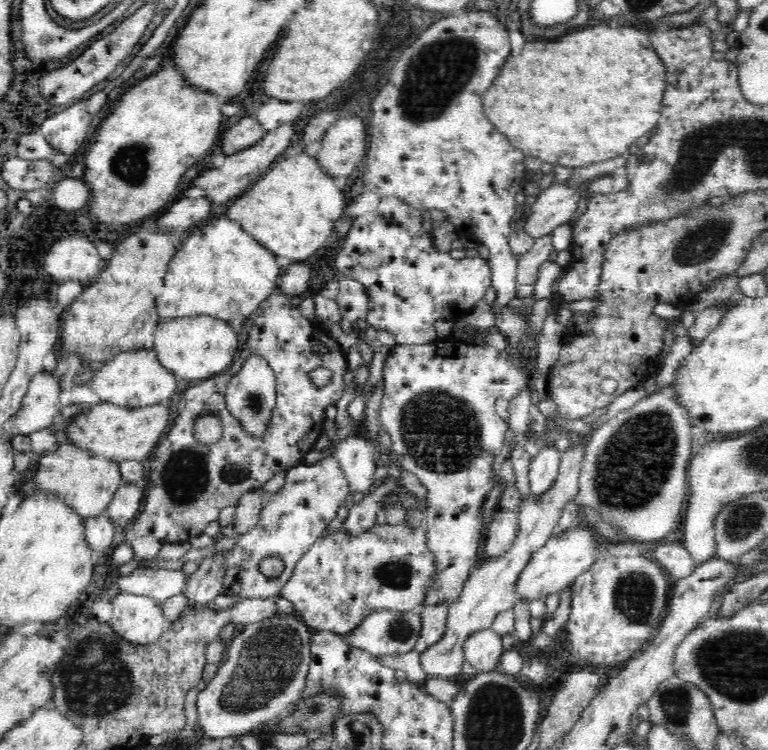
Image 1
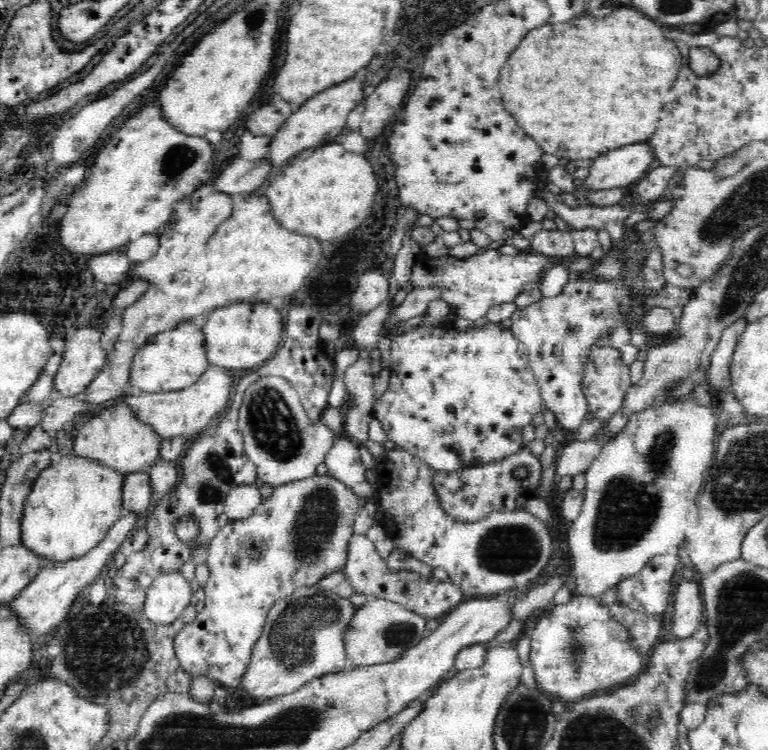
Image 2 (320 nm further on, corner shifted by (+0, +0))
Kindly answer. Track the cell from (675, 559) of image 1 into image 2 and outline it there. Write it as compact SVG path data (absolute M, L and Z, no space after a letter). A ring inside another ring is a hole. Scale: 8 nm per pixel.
M682 578L674 588L674 598L672 598L674 612L672 612L672 624L670 624L672 626L670 638L688 637L698 628L700 610L703 610L700 592L698 584L690 578Z

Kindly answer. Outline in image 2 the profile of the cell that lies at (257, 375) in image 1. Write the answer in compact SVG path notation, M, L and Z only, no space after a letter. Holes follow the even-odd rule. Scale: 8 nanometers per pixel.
M264 374L262 377L255 378L245 388L241 396L240 408L238 408L237 426L244 440L246 457L255 465L258 480L262 480L262 484L272 488L314 475L316 466L325 460L328 450L337 438L322 419L318 420L318 423L310 422L301 406L297 391L279 374Z

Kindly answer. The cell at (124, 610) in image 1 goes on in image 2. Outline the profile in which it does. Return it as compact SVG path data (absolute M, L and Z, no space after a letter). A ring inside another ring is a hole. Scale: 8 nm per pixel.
M179 571L158 575L146 589L141 613L156 626L172 624L190 604L192 591Z

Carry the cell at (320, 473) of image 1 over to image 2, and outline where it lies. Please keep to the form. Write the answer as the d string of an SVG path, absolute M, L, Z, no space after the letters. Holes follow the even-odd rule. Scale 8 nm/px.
M314 474L304 480L297 480L275 488L266 502L262 501L249 517L243 520L228 520L226 525L219 528L212 537L212 540L210 540L210 545L207 549L206 563L209 566L209 577L206 584L203 586L206 598L204 598L201 606L198 607L197 615L194 617L194 620L191 621L189 625L182 628L173 641L173 648L175 649L176 656L178 660L181 661L182 667L186 669L186 672L189 672L192 677L208 677L216 683L224 685L226 688L236 686L239 683L241 674L246 668L252 645L263 631L265 618L270 607L278 600L284 600L286 597L290 596L290 594L293 594L297 588L305 587L311 590L312 585L316 584L320 579L323 579L330 573L341 570L347 557L347 548L350 537L353 535L353 525L359 509L358 497L349 486L346 486L346 484L340 482L330 474L323 476Z

